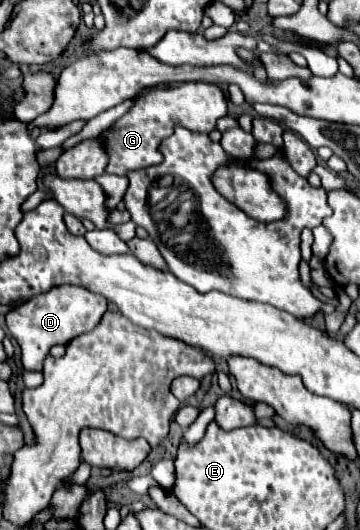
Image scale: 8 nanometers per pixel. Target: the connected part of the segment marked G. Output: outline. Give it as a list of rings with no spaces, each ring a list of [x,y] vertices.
[[[182,82],[182,86],[172,86],[168,90],[152,90],[136,100],[136,106],[122,116],[116,126],[104,132],[108,140],[110,162],[106,172],[124,176],[130,170],[148,168],[160,164],[160,142],[168,138],[176,126],[184,126],[194,132],[212,132],[216,128],[216,120],[228,114],[228,100],[220,86],[210,82]]]

